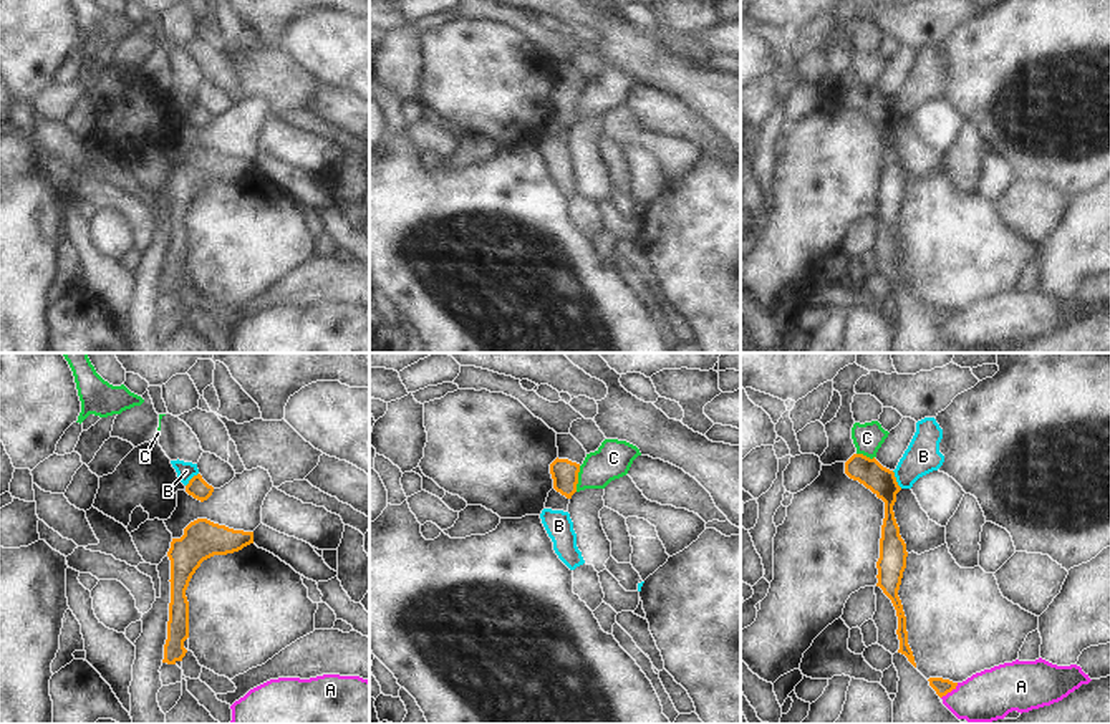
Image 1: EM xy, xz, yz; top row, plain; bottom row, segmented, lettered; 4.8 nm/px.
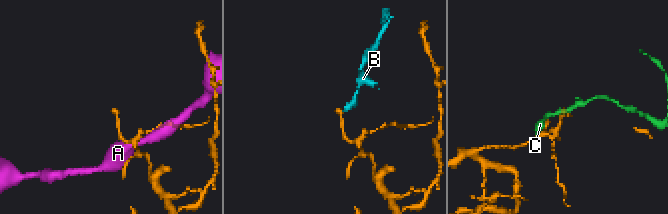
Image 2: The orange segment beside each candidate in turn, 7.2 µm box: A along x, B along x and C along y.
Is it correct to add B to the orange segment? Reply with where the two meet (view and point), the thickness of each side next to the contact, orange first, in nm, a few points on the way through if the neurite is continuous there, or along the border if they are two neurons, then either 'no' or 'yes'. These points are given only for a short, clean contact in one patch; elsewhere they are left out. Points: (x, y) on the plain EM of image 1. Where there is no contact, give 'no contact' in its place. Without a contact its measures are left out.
yz (895, 108) | 140/170 nm | along yz (892, 100), (902, 116) | no

